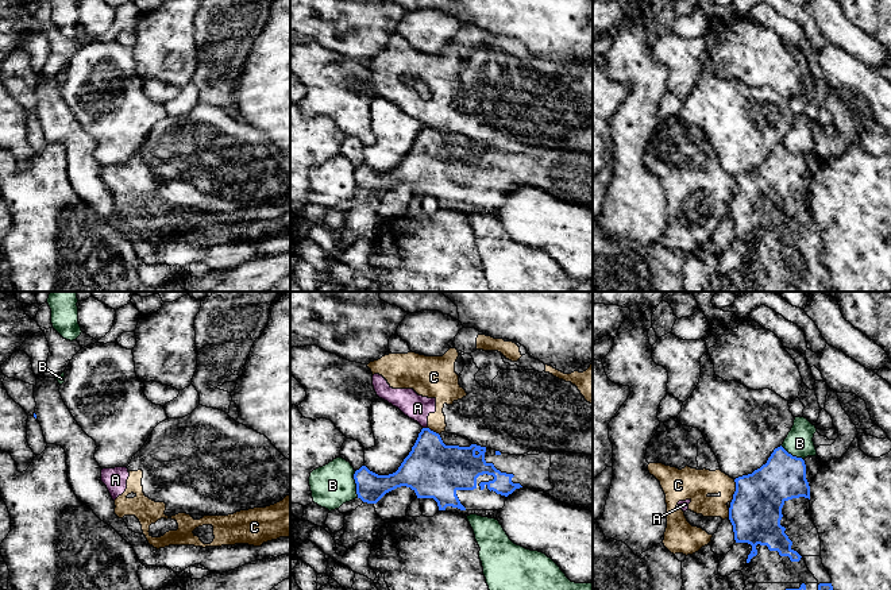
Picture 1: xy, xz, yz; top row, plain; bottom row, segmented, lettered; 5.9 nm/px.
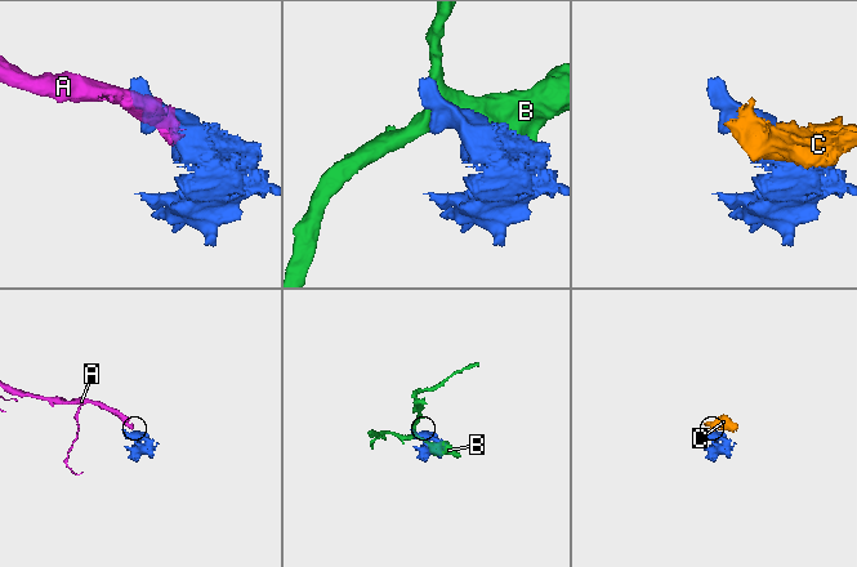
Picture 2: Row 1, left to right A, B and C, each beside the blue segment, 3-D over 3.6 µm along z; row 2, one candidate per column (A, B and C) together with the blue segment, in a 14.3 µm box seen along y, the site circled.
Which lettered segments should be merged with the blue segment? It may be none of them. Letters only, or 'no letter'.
no letter

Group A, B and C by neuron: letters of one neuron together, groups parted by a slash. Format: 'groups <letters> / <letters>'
groups A C / B

